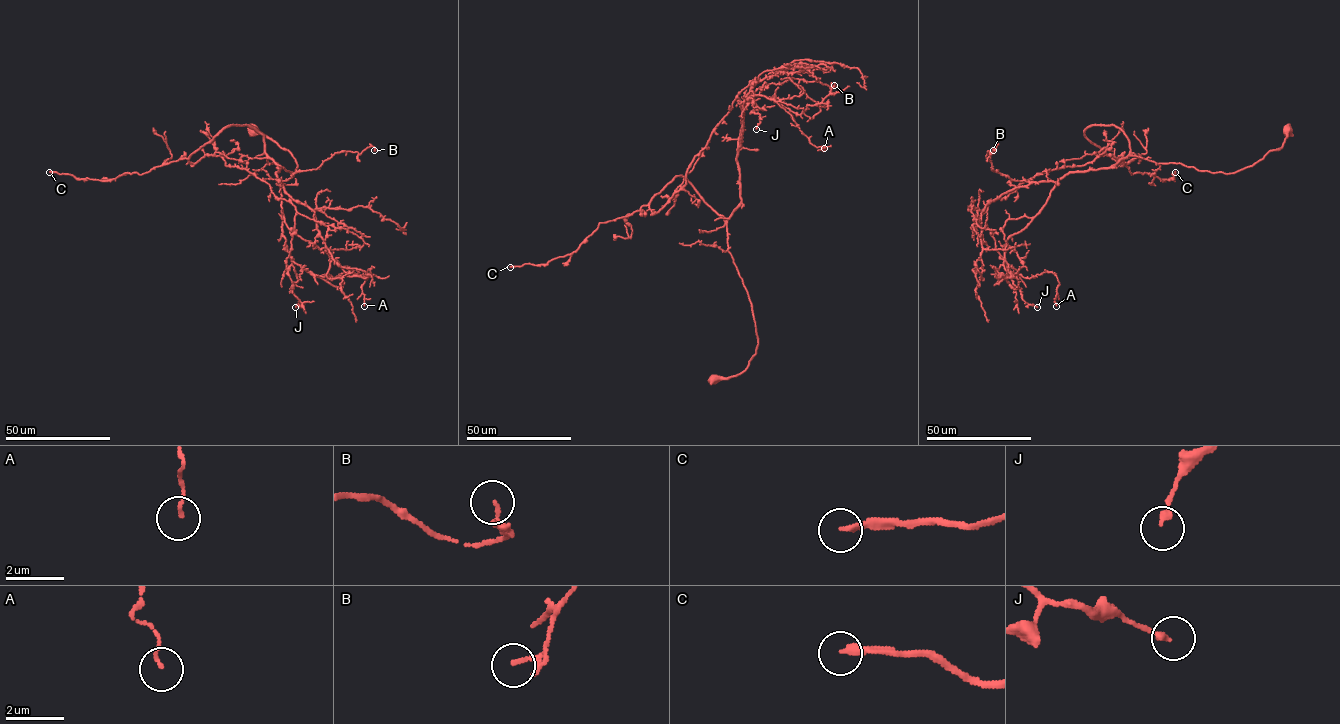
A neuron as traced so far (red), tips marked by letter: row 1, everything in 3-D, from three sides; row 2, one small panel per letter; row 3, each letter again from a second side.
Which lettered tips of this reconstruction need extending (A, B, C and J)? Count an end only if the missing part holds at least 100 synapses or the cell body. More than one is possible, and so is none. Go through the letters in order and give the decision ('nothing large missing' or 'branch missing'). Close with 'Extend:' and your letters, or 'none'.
A: nothing large missing
B: nothing large missing
C: branch missing
J: nothing large missing
Extend: C

